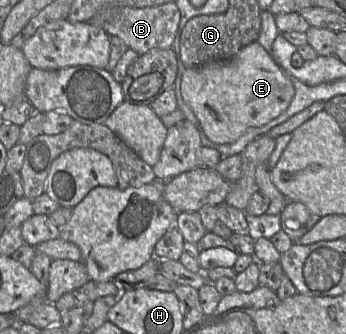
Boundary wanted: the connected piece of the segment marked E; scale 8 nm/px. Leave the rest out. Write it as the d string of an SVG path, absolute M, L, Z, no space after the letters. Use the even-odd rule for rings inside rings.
M258 41L228 60L186 69L181 82L183 101L193 111L208 139L216 144L233 143L248 130L269 123L288 108L294 94L286 72Z

